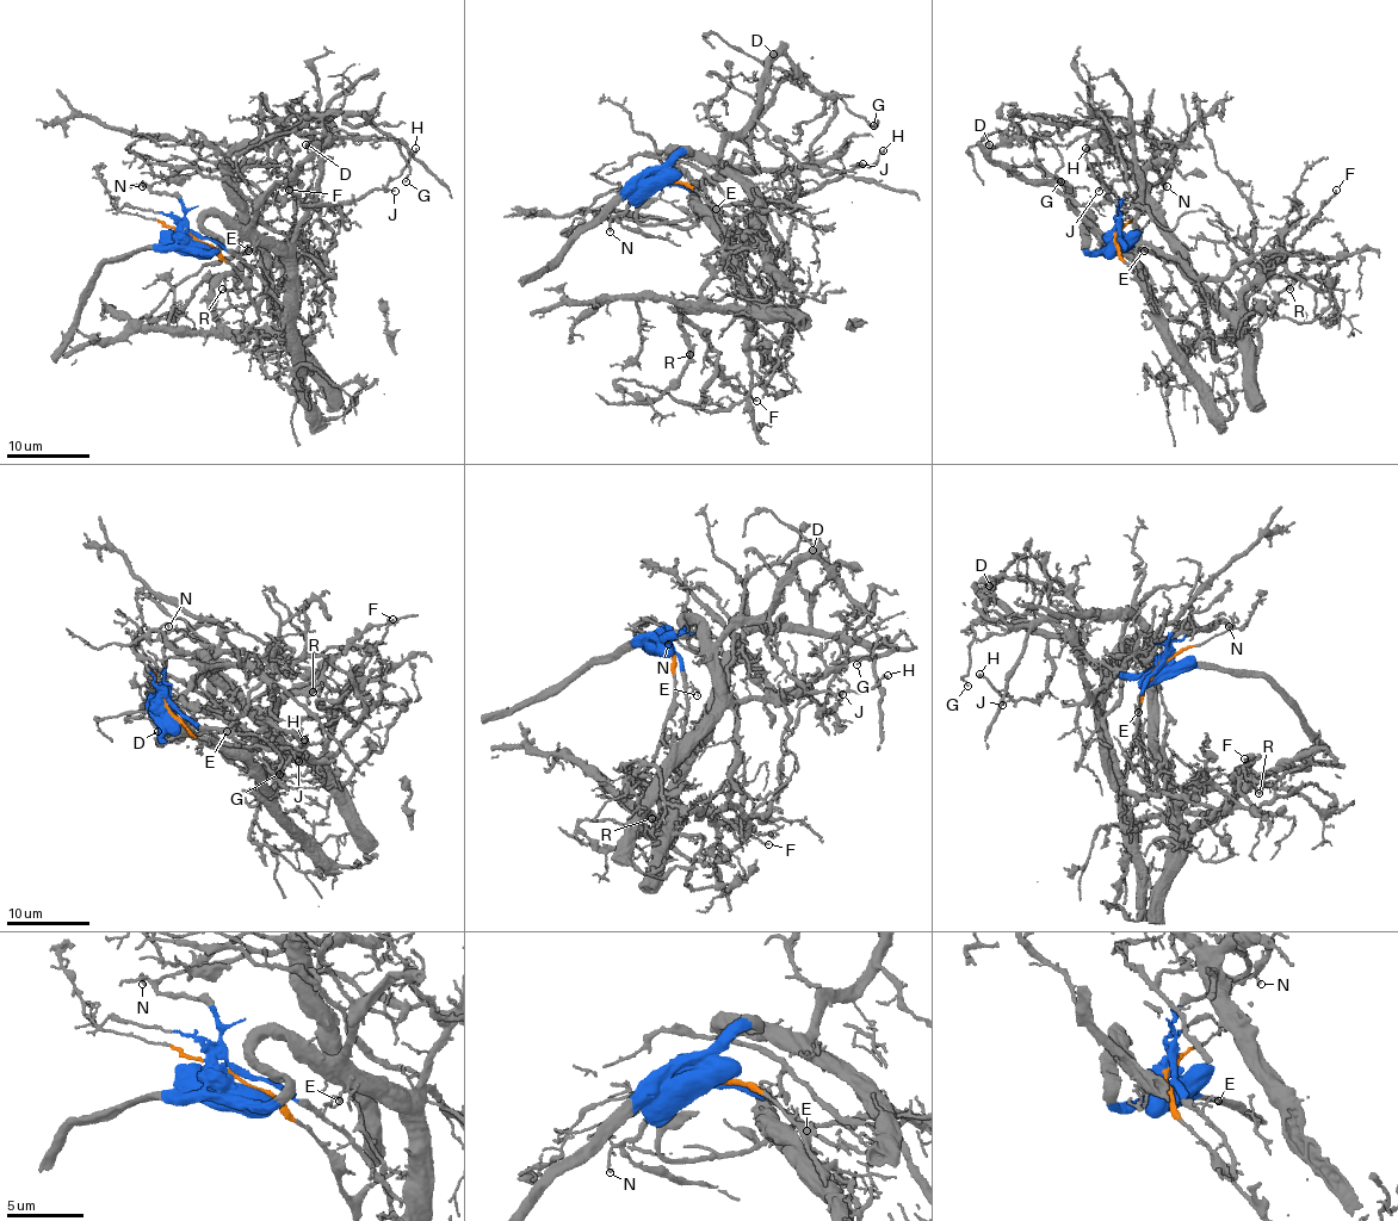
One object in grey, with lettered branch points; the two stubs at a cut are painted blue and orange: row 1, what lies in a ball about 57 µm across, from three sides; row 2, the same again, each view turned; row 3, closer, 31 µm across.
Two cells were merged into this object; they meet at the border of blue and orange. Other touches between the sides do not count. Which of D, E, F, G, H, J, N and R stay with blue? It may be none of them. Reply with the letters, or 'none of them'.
D, E, G, H, J, N

